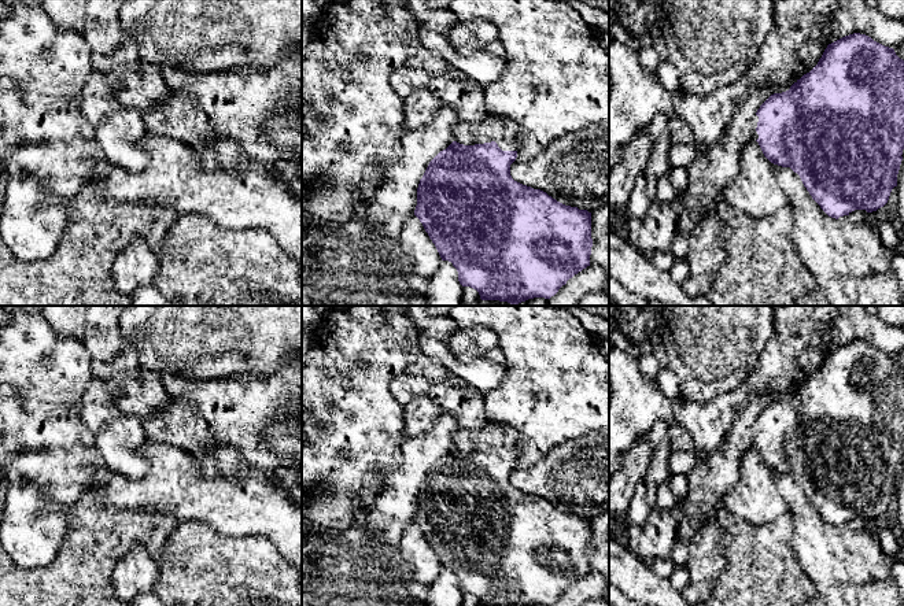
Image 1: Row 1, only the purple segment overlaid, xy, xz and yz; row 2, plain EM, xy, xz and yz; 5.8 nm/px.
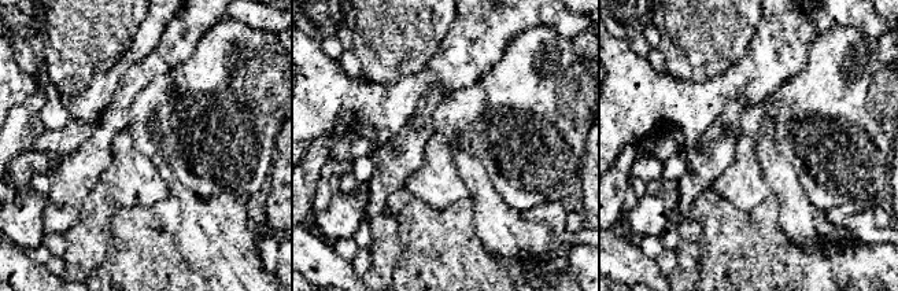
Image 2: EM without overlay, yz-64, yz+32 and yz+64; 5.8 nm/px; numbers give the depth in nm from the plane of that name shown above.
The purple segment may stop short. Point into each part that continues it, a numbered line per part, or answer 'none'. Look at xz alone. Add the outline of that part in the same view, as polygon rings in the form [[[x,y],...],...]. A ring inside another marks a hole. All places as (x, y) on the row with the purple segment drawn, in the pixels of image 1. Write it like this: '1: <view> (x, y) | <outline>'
1: xz (515, 144) | [[[517,138],[514,140],[497,140],[495,141],[502,151],[519,151],[523,144]]]

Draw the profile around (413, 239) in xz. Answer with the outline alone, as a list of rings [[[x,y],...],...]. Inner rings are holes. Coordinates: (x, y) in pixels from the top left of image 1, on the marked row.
[[[414,213],[402,225],[398,240],[405,254],[413,260],[416,273],[431,278],[440,266],[442,258]]]

